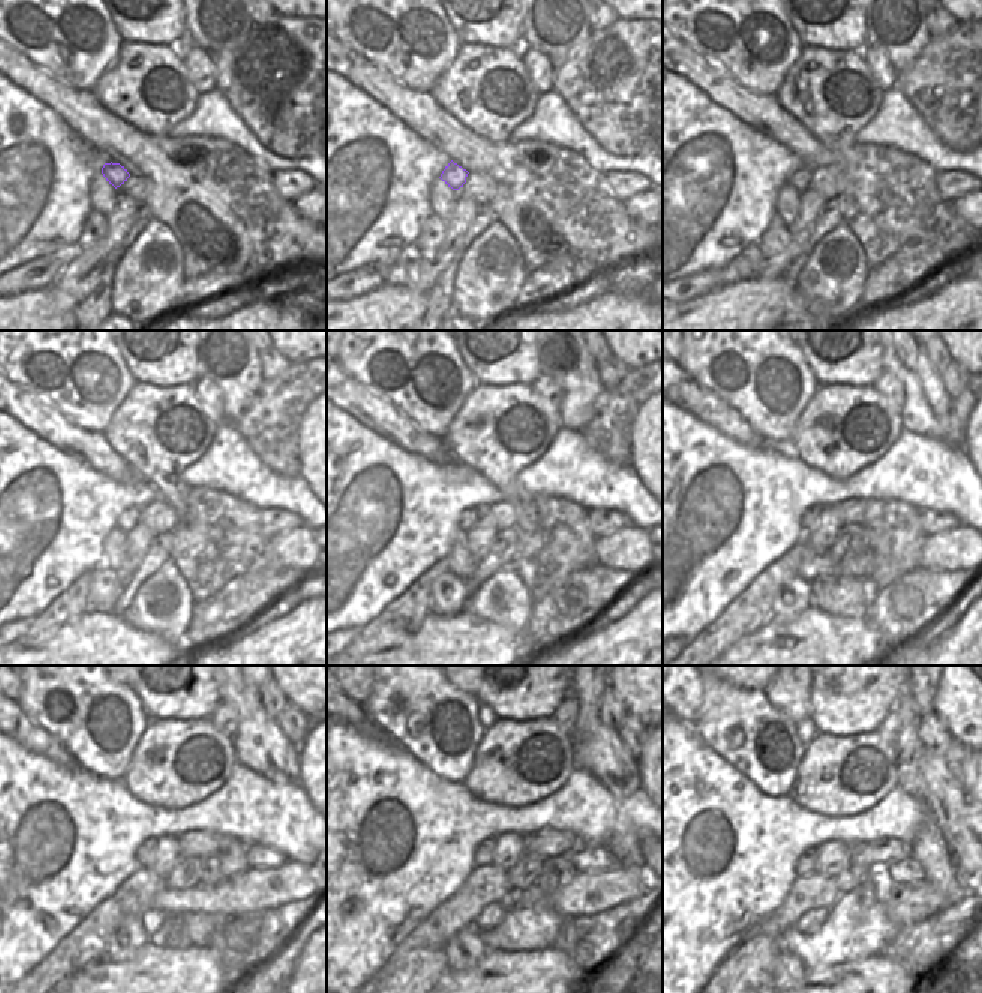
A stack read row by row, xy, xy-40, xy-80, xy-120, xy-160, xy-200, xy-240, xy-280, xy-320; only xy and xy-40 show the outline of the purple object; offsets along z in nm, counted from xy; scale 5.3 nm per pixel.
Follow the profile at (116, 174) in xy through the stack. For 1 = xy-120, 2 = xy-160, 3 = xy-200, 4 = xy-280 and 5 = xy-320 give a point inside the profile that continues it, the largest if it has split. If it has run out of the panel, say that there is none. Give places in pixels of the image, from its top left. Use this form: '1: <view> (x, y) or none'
1: xy-120 (129, 518)
2: xy-160 (468, 518)
3: xy-200 (811, 516)
4: xy-280 (483, 855)
5: xy-320 (807, 864)

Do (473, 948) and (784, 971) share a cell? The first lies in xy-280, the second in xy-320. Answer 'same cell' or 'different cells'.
same cell

